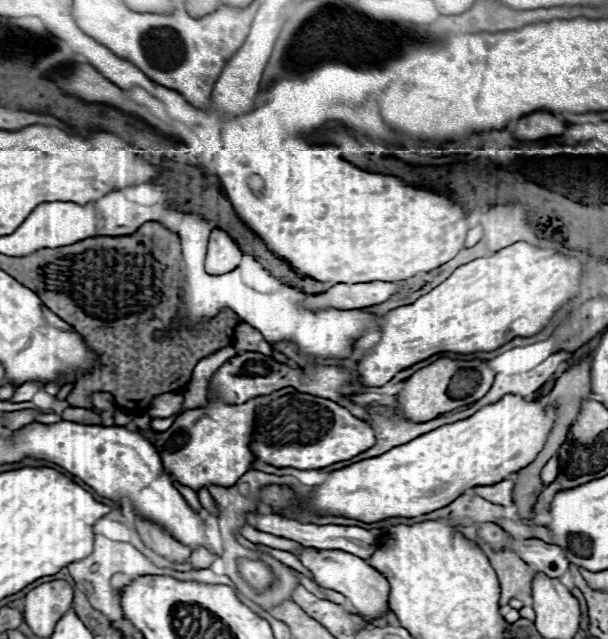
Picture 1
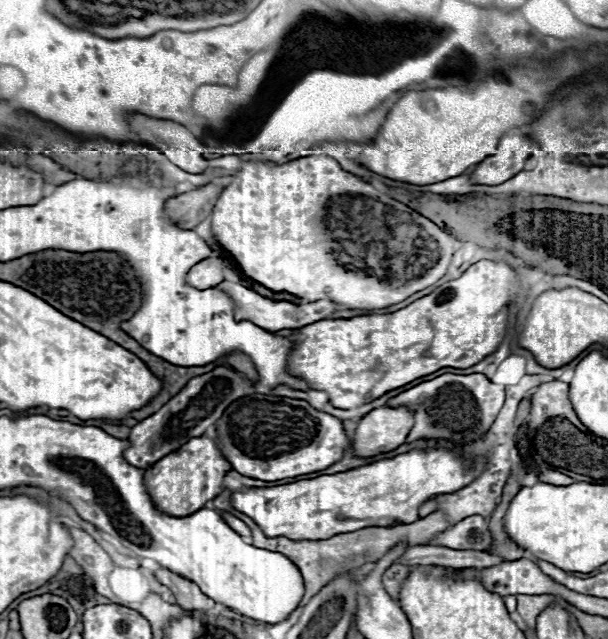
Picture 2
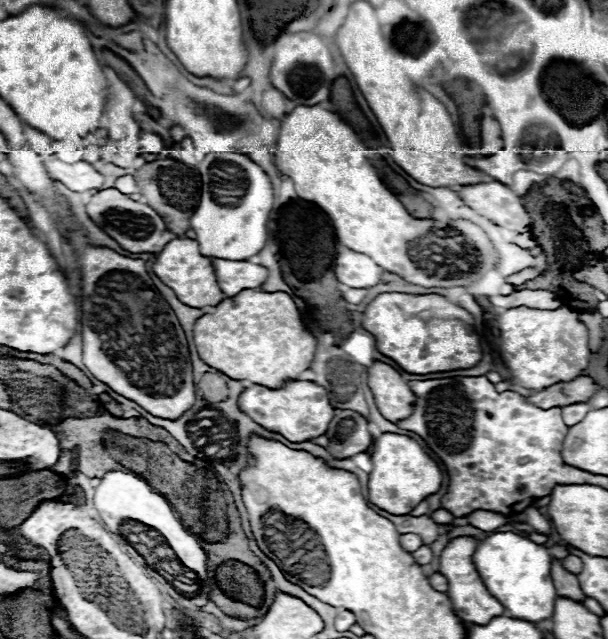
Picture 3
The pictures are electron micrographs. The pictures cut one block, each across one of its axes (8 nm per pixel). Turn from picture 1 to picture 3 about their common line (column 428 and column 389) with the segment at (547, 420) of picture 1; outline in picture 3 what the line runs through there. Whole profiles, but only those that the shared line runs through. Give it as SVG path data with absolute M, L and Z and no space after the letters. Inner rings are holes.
M380 434L380 438L374 440L372 464L374 468L368 480L370 502L396 516L408 514L418 502L428 498L432 492L438 492L442 486L442 470L438 464L422 450L416 440L402 434Z

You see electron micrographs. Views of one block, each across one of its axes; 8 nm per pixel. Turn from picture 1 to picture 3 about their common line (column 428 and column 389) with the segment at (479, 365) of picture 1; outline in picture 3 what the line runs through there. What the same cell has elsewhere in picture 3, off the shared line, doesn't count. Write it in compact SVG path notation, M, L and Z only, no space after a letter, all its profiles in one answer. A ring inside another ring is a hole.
M376 360L372 366L368 366L368 386L376 398L376 406L380 408L382 416L390 422L404 420L412 414L416 396L396 368Z

